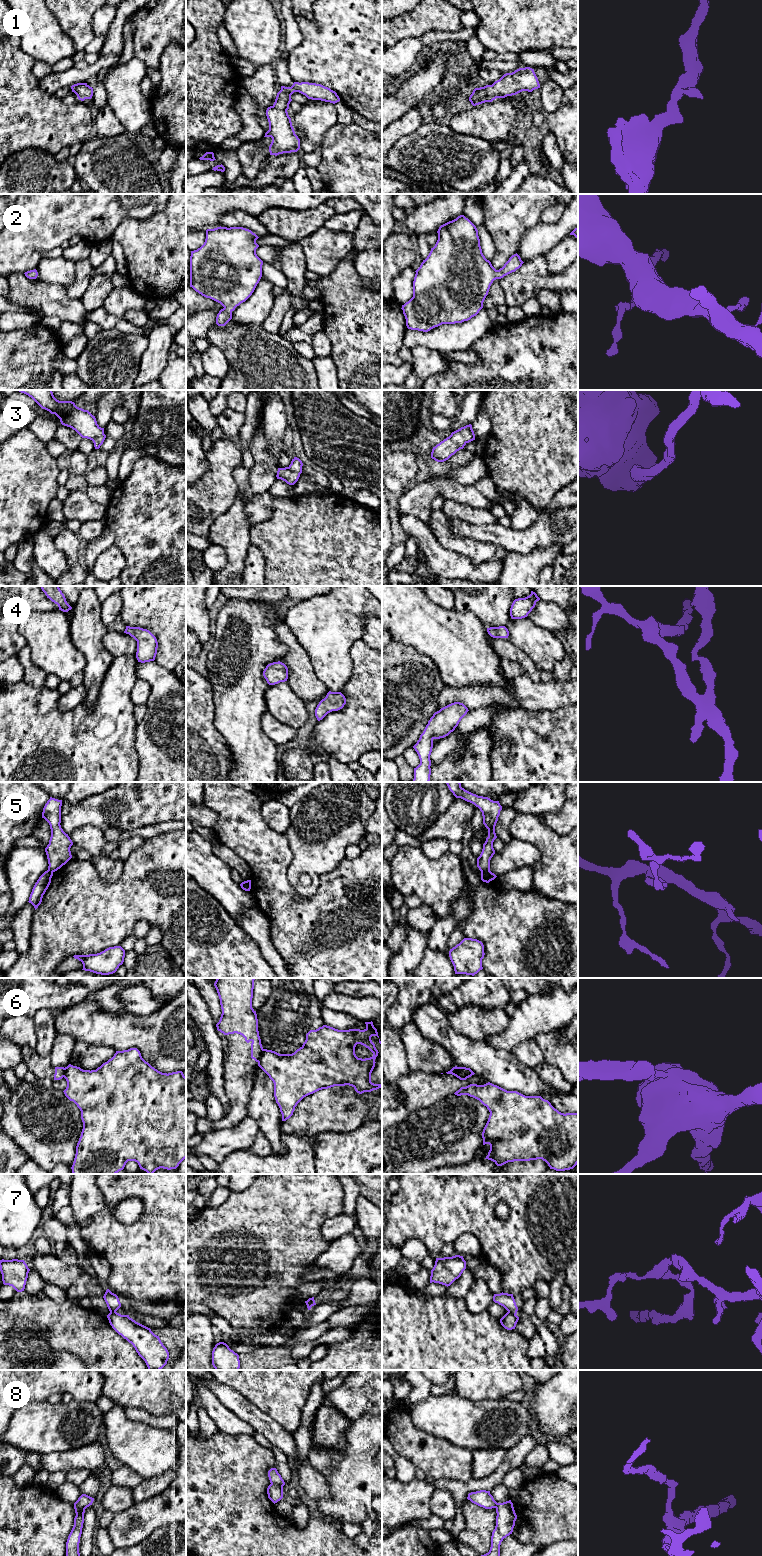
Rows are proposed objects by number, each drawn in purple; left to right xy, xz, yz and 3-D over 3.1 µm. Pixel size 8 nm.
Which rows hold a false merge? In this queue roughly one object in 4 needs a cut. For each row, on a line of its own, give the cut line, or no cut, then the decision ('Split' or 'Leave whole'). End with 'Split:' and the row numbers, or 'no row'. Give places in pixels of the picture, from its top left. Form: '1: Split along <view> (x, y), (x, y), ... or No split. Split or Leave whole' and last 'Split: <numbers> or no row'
1: No split. Leave whole
2: No split. Leave whole
3: No split. Leave whole
4: No split. Leave whole
5: Split along yz (489, 870), (481, 872). Split
6: Split along xz (263, 1049), (257, 1061). Split
7: Split along yz (508, 1311), (515, 1314). Split
8: Split along xz (271, 1483), (282, 1487). Split
Split: 5, 6, 7, 8

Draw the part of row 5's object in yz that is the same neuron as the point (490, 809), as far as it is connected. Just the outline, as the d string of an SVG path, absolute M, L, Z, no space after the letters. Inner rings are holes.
M446 782L449 790L456 798L461 798L474 804L480 809L483 816L483 824L488 829L488 837L483 844L480 856L477 858L477 867L481 872L490 871L490 860L495 854L493 842L497 838L495 826L502 810L499 801L493 801L488 797L478 796L461 787L460 782Z

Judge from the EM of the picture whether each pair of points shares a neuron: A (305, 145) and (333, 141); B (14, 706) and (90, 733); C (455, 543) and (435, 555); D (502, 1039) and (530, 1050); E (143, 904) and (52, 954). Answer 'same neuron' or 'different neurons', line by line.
A: different neurons
B: same neuron
C: different neurons
D: different neurons
E: same neuron

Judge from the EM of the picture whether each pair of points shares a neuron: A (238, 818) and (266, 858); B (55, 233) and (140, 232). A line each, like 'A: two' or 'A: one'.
A: one
B: two

